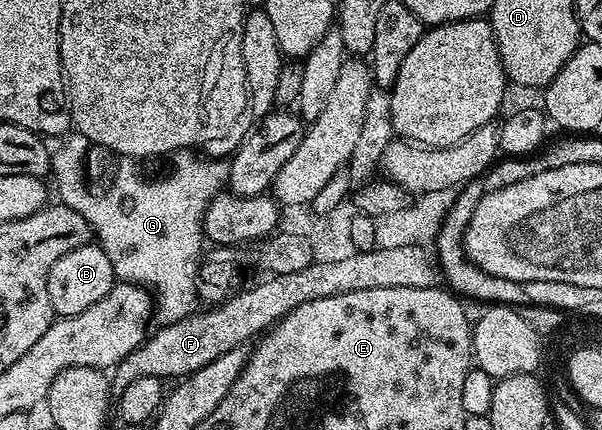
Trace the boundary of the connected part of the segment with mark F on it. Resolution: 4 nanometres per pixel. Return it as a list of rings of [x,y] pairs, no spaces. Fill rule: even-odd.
[[[421,245],[348,252],[343,259],[333,257],[327,263],[314,261],[299,272],[272,274],[263,279],[264,282],[240,294],[232,293],[222,302],[203,308],[207,310],[200,309],[188,318],[156,329],[155,335],[152,333],[114,367],[114,389],[121,391],[141,376],[182,380],[205,368],[219,356],[224,356],[230,349],[258,339],[285,315],[293,312],[293,308],[301,308],[301,304],[309,304],[309,300],[325,300],[325,296],[361,292],[361,288],[436,288],[441,282],[441,271],[436,255],[426,245]]]

